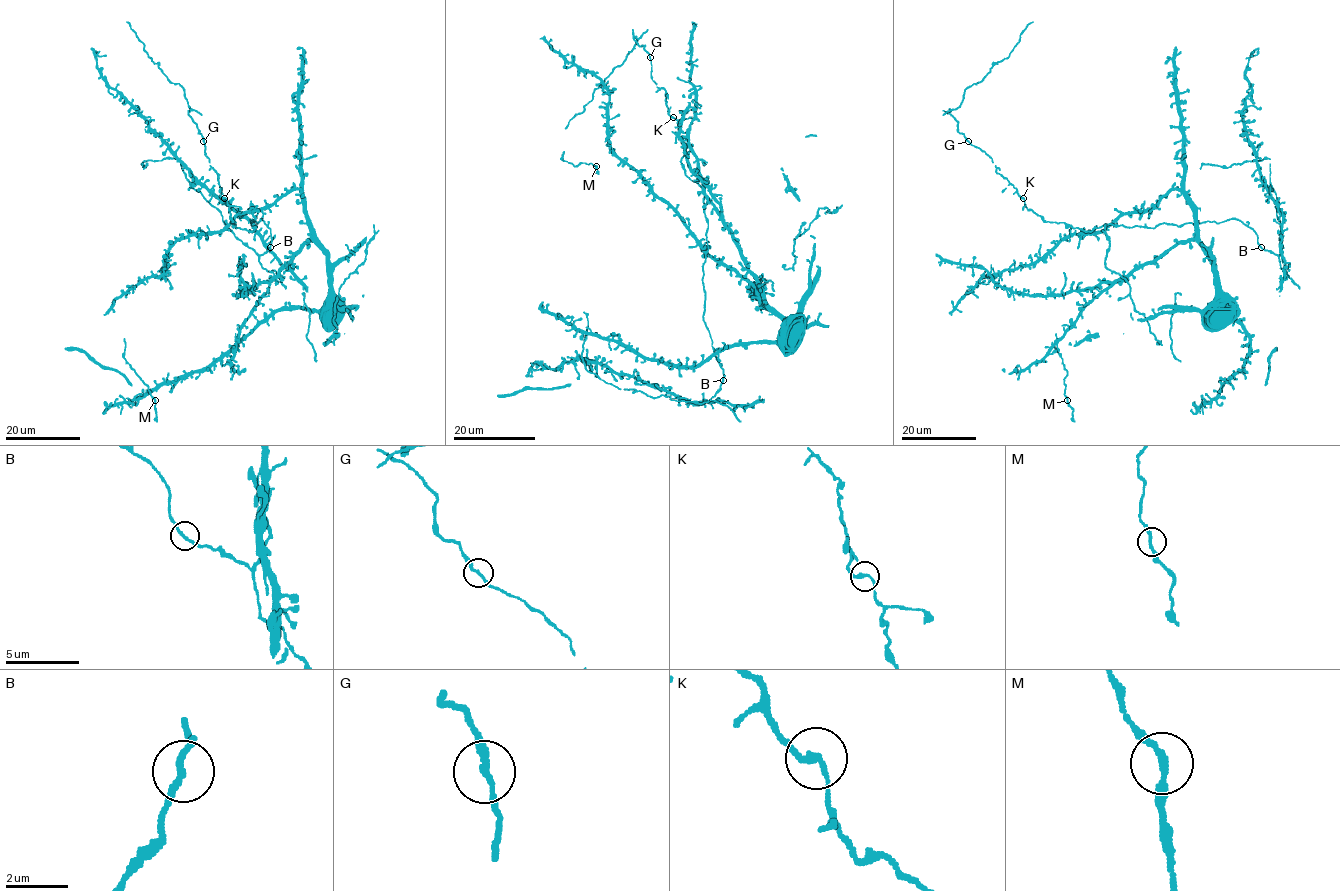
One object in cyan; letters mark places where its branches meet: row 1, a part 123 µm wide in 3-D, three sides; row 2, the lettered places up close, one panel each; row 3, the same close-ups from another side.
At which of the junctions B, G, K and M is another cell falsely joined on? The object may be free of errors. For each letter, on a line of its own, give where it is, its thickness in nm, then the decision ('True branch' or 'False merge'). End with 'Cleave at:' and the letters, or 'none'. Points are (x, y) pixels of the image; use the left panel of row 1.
B: Place: (270, 247). Thickness 200 nm. True branch
G: Place: (203, 141). Thickness 190 nm. True branch
K: Place: (224, 198). Thickness 200 nm. True branch
M: Place: (155, 400). Thickness 220 nm. True branch
Cleave at: none

